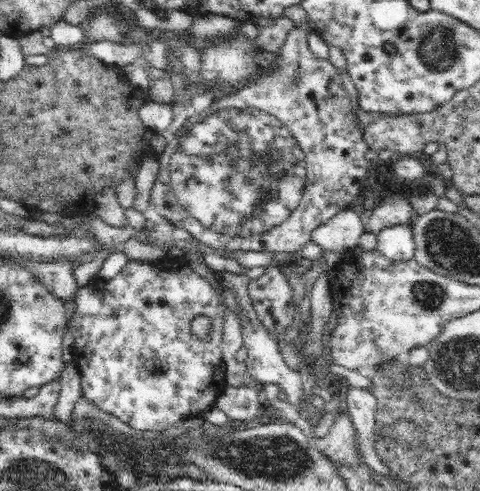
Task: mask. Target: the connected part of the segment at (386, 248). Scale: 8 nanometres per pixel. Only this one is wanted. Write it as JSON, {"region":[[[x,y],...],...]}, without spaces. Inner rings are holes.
{"region":[[[413,222],[387,226],[378,235],[378,249],[394,259],[410,260],[416,254],[416,235]]]}

